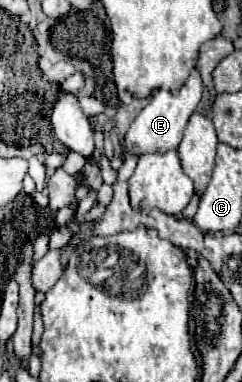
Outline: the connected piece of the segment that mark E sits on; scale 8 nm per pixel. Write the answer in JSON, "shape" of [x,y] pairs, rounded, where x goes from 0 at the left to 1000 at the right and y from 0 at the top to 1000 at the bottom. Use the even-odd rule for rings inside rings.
{"shape":[[[806,173],[781,194],[781,204],[756,215],[756,225],[715,246],[707,236],[649,236],[624,251],[624,267],[583,288],[583,298],[558,309],[558,319],[541,325],[525,361],[517,361],[517,382],[525,382],[525,403],[599,403],[599,398],[657,398],[657,393],[698,393],[698,387],[731,387],[764,340],[764,325],[781,314],[781,304],[806,293],[814,272],[831,267],[839,251],[839,209],[822,194],[822,178]]]}

